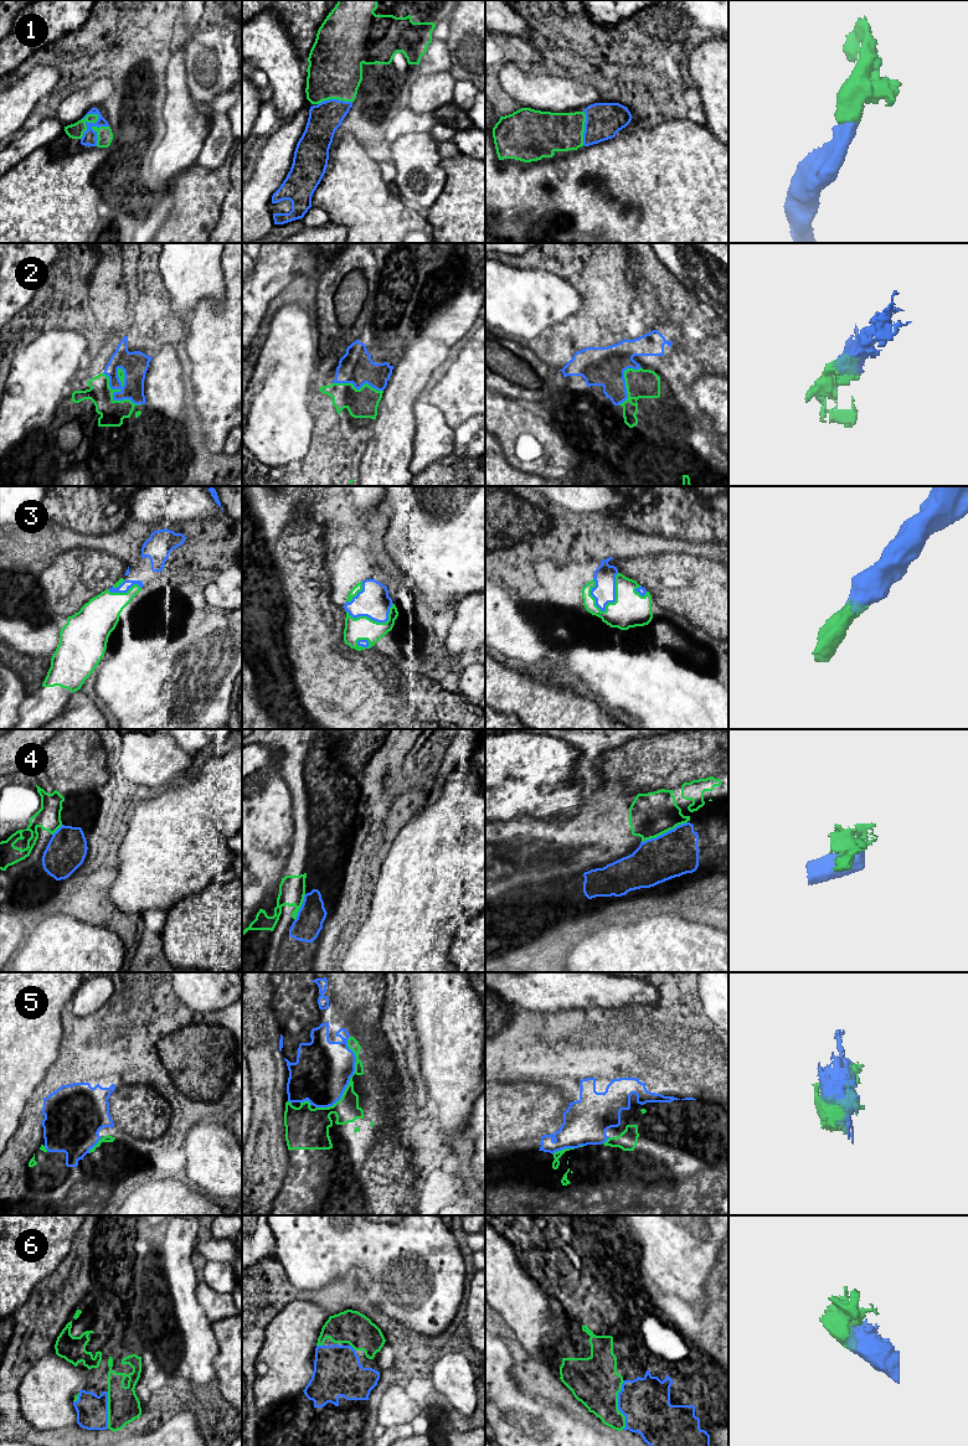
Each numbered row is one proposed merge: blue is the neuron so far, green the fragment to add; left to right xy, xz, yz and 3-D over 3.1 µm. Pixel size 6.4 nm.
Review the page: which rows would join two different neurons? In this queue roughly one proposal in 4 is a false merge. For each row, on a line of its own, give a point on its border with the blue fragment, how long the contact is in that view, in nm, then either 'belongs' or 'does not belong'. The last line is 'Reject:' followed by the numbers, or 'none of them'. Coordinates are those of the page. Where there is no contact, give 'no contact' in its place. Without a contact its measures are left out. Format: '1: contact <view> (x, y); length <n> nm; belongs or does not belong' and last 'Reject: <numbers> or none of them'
1: contact xy (91, 128); length 220 nm; belongs
2: contact xy (114, 399); length 320 nm; belongs
3: contact yz (614, 595); length 280 nm; belongs
4: contact yz (665, 832); length 320 nm; does not belong
5: contact xz (349, 1080); length 500 nm; belongs
6: contact yz (618, 1405); length 320 nm; belongs
Reject: 4

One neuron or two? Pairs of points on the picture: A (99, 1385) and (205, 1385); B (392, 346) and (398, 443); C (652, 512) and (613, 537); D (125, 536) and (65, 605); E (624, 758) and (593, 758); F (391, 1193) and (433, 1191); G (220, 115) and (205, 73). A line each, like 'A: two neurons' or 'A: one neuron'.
A: two neurons
B: two neurons
C: two neurons
D: two neurons
E: two neurons
F: two neurons
G: two neurons

